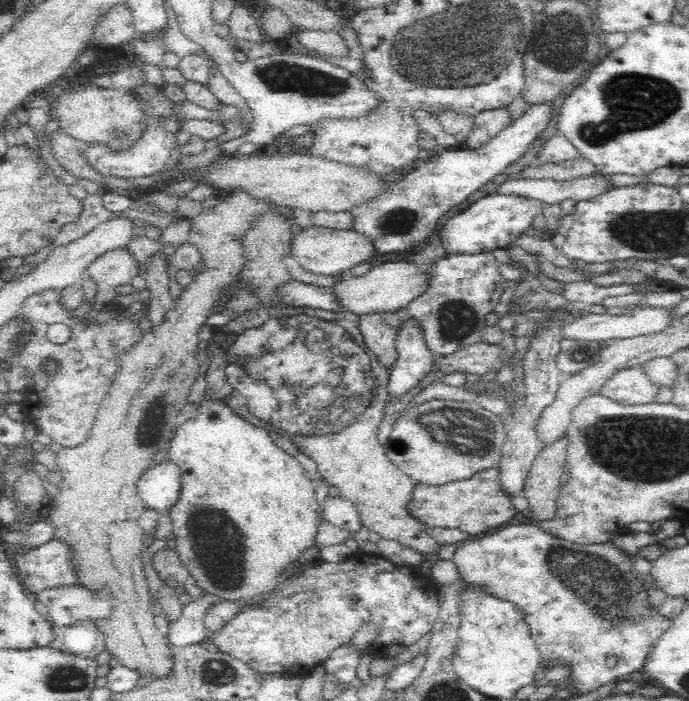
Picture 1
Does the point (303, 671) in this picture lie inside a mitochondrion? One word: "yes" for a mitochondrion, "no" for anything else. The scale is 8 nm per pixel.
no

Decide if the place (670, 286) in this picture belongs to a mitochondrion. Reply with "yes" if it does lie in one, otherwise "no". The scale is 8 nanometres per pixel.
no

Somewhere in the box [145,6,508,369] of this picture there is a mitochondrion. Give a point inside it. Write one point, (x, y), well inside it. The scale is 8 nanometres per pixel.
(282, 76)

